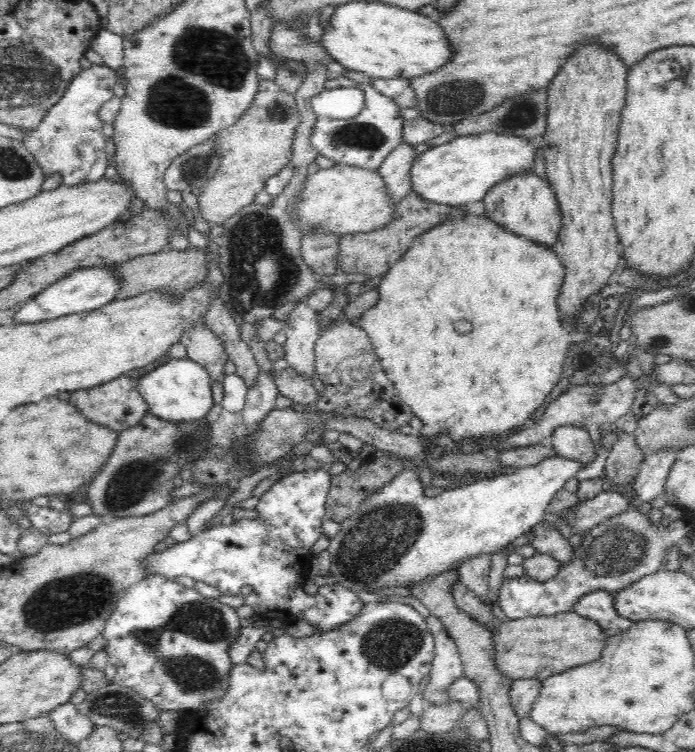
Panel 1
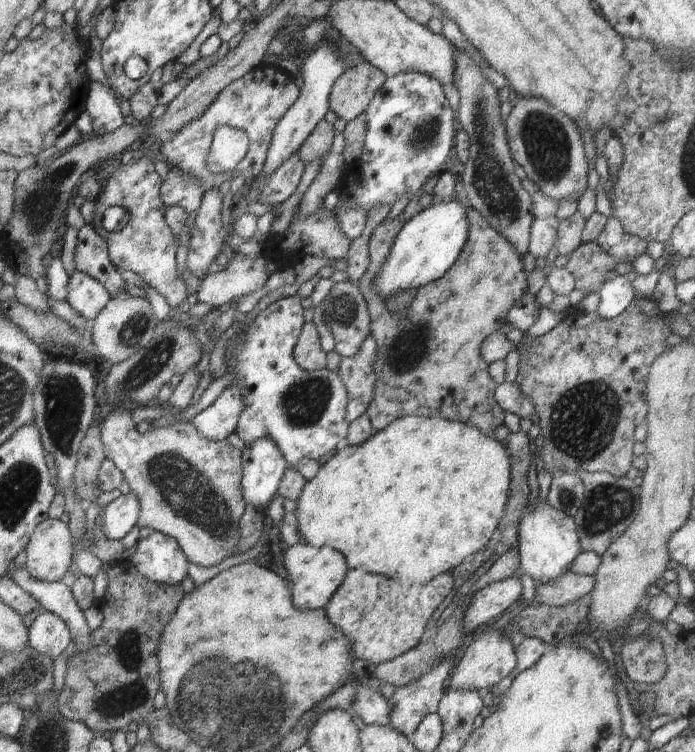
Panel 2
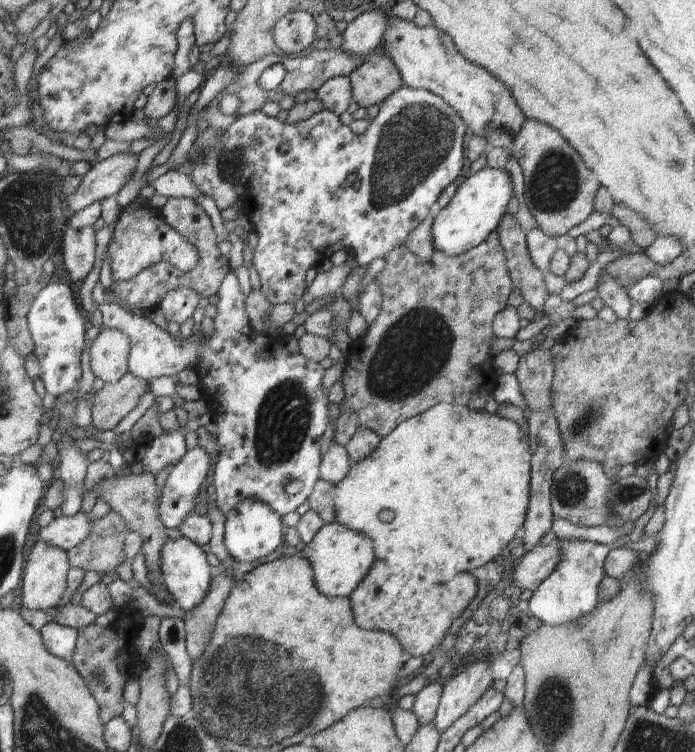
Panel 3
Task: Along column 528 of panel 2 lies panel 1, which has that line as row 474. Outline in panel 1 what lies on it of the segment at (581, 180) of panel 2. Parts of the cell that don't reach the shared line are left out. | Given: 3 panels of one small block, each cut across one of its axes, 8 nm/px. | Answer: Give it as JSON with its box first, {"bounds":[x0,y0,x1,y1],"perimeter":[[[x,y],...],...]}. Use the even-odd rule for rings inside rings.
{"bounds":[87,411,214,520],"perimeter":[[[149,411],[140,423],[134,427],[125,428],[119,432],[119,437],[113,453],[106,464],[96,473],[96,478],[91,480],[87,495],[92,505],[92,513],[102,516],[103,520],[146,516],[172,503],[172,490],[175,486],[172,480],[179,476],[180,470],[186,464],[194,465],[194,462],[206,454],[206,450],[214,446],[210,439],[212,427],[208,425],[206,418],[196,422],[167,422],[152,415]]]}

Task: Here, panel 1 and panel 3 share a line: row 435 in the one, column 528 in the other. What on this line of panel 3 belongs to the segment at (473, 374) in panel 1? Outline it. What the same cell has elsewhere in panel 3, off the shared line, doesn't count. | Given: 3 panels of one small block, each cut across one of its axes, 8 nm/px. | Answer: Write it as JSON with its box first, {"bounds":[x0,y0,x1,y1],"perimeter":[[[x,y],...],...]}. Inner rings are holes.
{"bounds":[300,403,532,596],"perimeter":[[[450,403],[434,405],[418,416],[402,420],[394,430],[388,433],[388,436],[381,437],[375,452],[360,462],[352,463],[346,476],[334,485],[336,488],[336,494],[332,498],[334,500],[334,521],[325,524],[310,544],[300,547],[301,555],[312,564],[314,584],[318,586],[318,590],[326,596],[350,596],[358,588],[358,584],[364,580],[364,576],[368,574],[376,558],[380,560],[386,558],[386,564],[402,566],[404,572],[422,576],[424,580],[430,580],[430,582],[448,582],[460,572],[470,573],[470,570],[494,560],[502,548],[508,546],[526,520],[530,500],[530,466],[532,466],[528,432],[529,428],[520,428],[513,420],[504,420],[497,414],[490,414],[486,410],[476,412],[466,406]]]}

